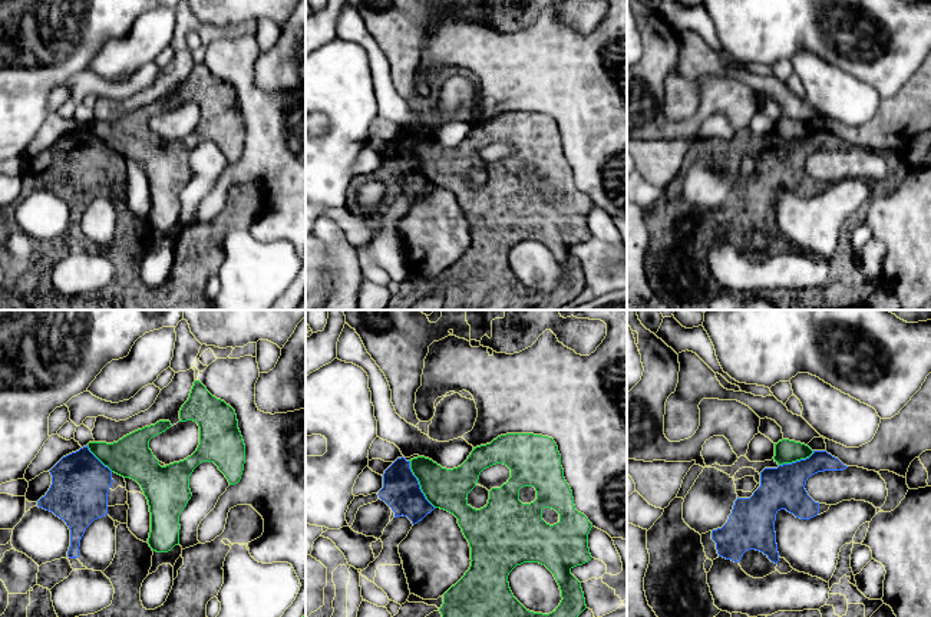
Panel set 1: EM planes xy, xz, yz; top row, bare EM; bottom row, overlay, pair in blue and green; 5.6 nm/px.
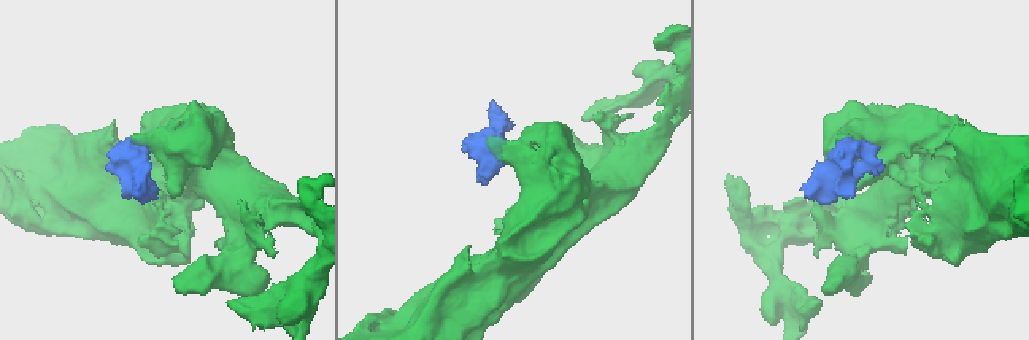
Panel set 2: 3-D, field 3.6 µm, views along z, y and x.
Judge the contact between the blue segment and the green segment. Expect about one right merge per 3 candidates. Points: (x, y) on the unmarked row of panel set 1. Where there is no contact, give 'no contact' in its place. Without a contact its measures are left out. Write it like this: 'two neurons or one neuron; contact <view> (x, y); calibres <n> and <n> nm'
two neurons; contact xz (418, 162); calibres 220 and 220 nm

